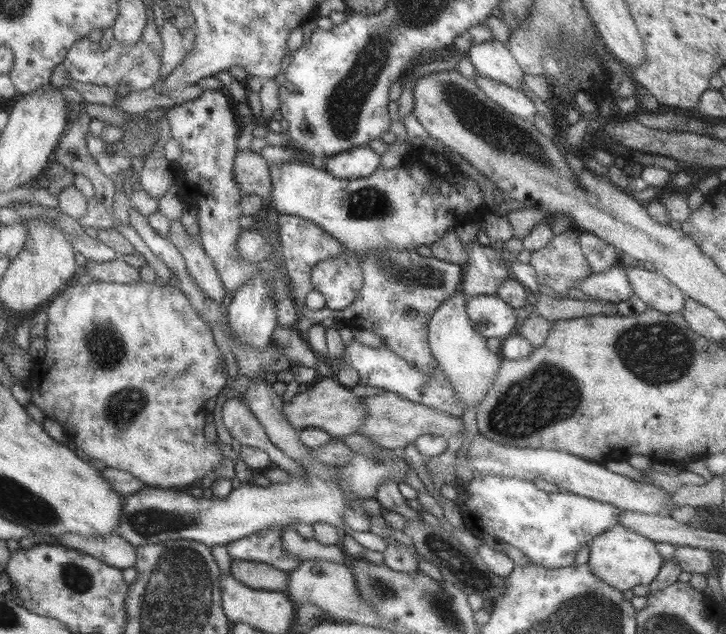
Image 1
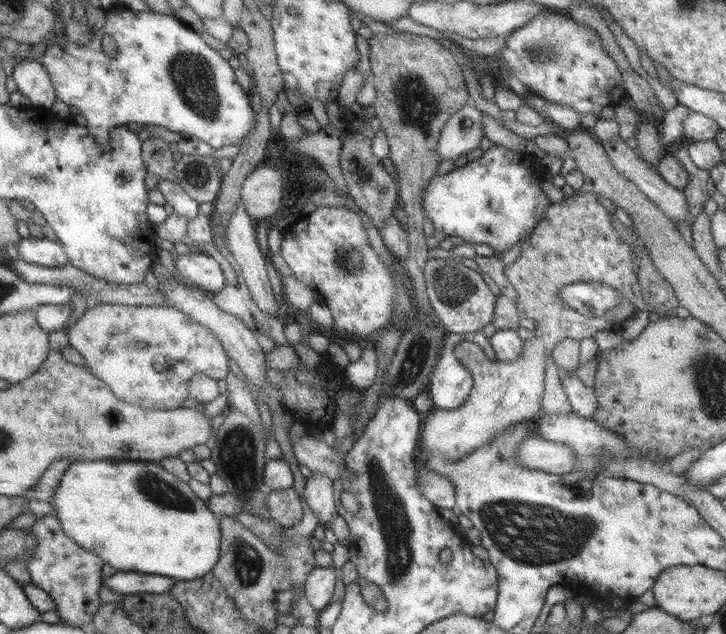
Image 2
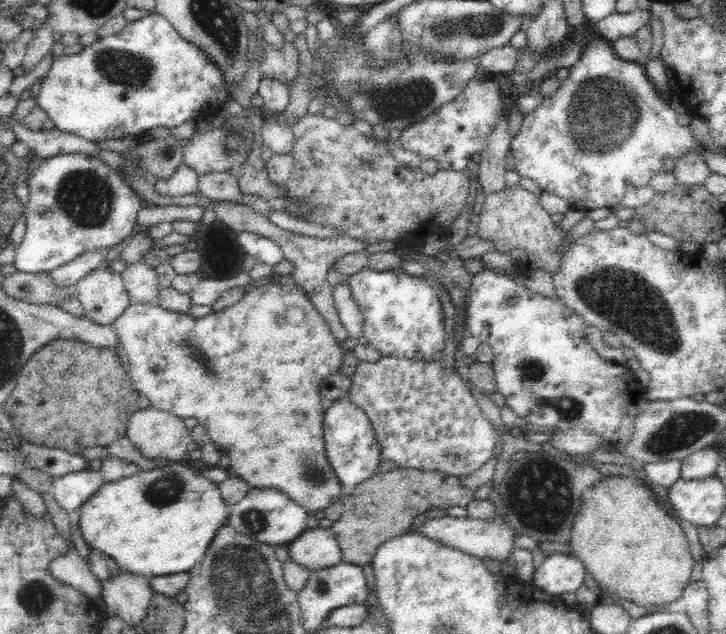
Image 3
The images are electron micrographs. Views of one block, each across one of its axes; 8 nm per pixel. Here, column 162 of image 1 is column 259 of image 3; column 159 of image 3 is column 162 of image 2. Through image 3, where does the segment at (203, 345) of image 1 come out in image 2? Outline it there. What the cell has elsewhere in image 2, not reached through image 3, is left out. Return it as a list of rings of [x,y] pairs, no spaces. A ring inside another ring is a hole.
[[[97,304],[88,306],[85,313],[71,326],[64,330],[67,334],[68,345],[73,347],[84,358],[84,367],[90,371],[90,374],[97,376],[105,385],[107,385],[115,397],[129,404],[149,410],[165,410],[181,406],[182,402],[189,397],[188,381],[193,374],[205,374],[215,381],[226,378],[229,368],[227,366],[227,354],[225,353],[219,340],[203,326],[194,322],[189,316],[179,310],[169,306],[123,306],[121,304]]]

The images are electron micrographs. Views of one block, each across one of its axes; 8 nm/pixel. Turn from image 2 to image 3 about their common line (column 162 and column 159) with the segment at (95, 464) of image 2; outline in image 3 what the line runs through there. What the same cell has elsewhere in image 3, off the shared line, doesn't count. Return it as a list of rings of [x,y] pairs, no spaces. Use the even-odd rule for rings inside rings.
[[[173,461],[165,467],[139,471],[138,474],[120,479],[119,481],[102,483],[102,486],[100,486],[100,488],[90,498],[88,498],[80,508],[77,509],[77,524],[83,540],[86,542],[88,547],[112,557],[112,560],[117,562],[117,565],[122,571],[128,571],[132,574],[155,577],[189,571],[194,565],[200,562],[200,559],[204,556],[204,553],[208,548],[208,544],[210,544],[210,542],[212,542],[212,538],[214,538],[214,532],[218,530],[218,526],[220,526],[222,522],[227,522],[227,515],[229,513],[229,507],[226,506],[226,503],[224,503],[224,501],[222,501],[222,497],[220,497],[218,485],[206,478],[203,478],[198,473],[200,469],[200,466],[190,467],[190,465],[185,466],[184,462]]]

